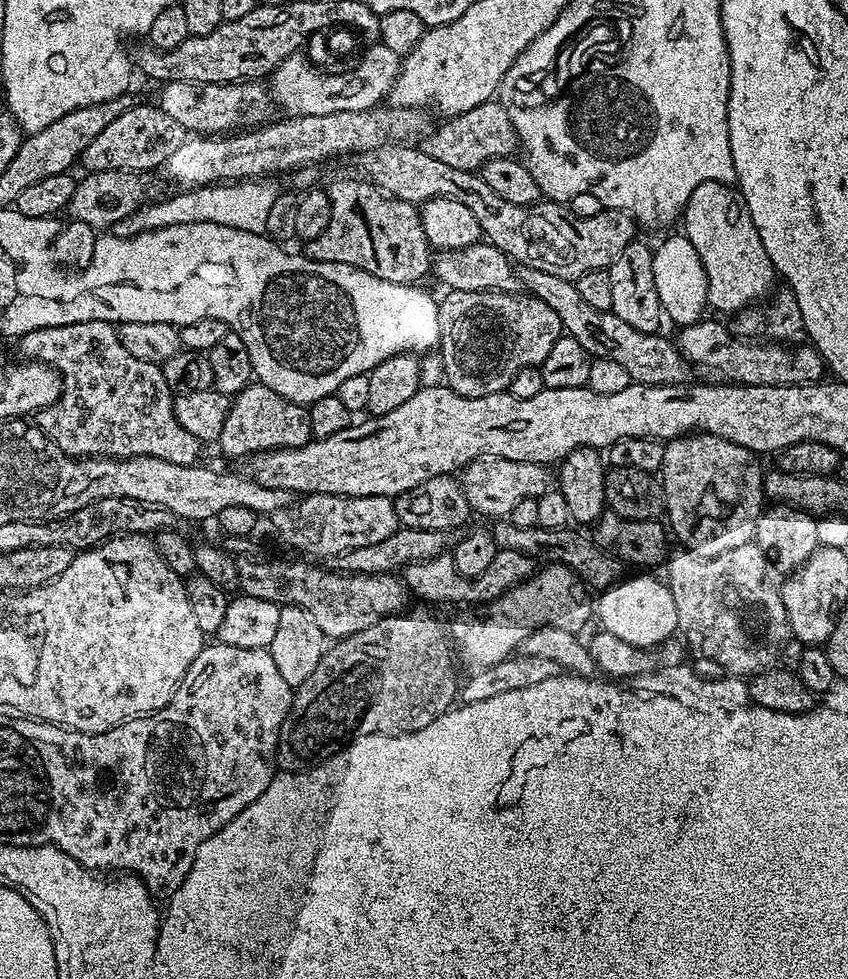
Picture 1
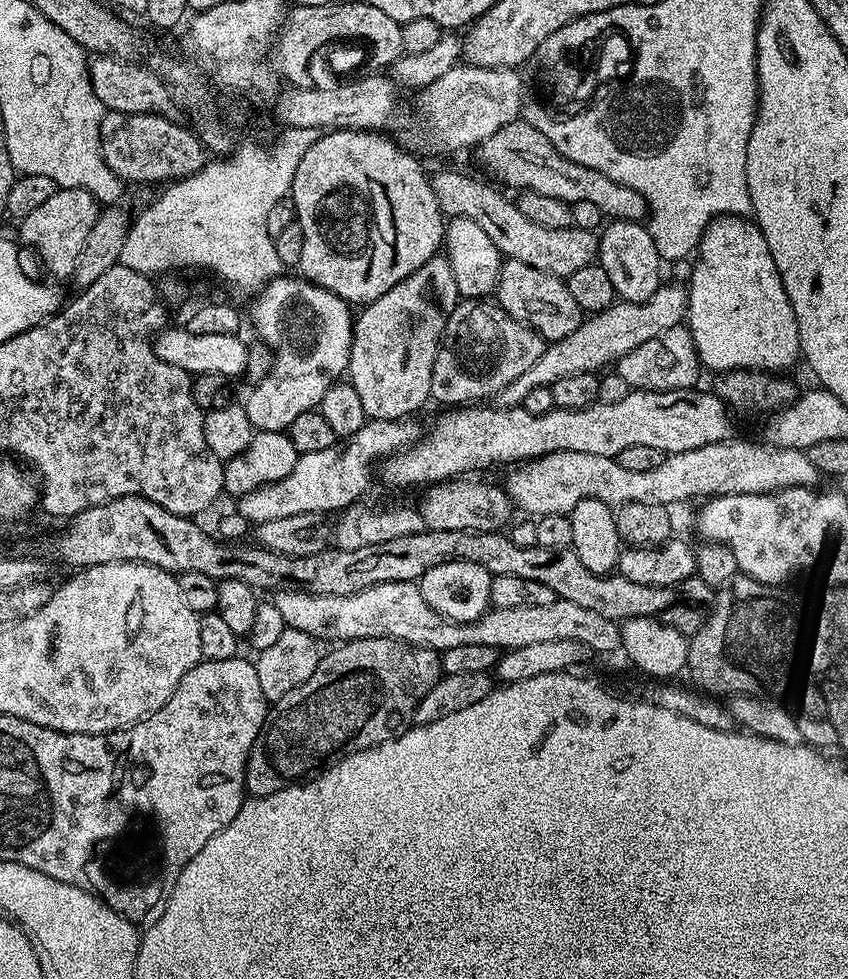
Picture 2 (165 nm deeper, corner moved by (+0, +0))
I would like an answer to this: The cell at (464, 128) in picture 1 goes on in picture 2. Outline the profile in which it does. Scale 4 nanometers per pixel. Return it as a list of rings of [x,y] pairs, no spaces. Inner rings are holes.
[[[523,118],[511,120],[498,130],[498,134],[490,134],[490,138],[478,145],[479,152],[481,166],[489,172],[489,177],[497,176],[501,185],[509,184],[515,190],[529,188],[570,205],[574,202],[594,202],[594,206],[612,220],[640,222],[647,217],[648,204],[638,190],[630,190],[630,186],[622,186],[614,182],[614,178],[606,178],[606,174],[566,158],[553,146],[550,138],[542,134],[542,130]]]

